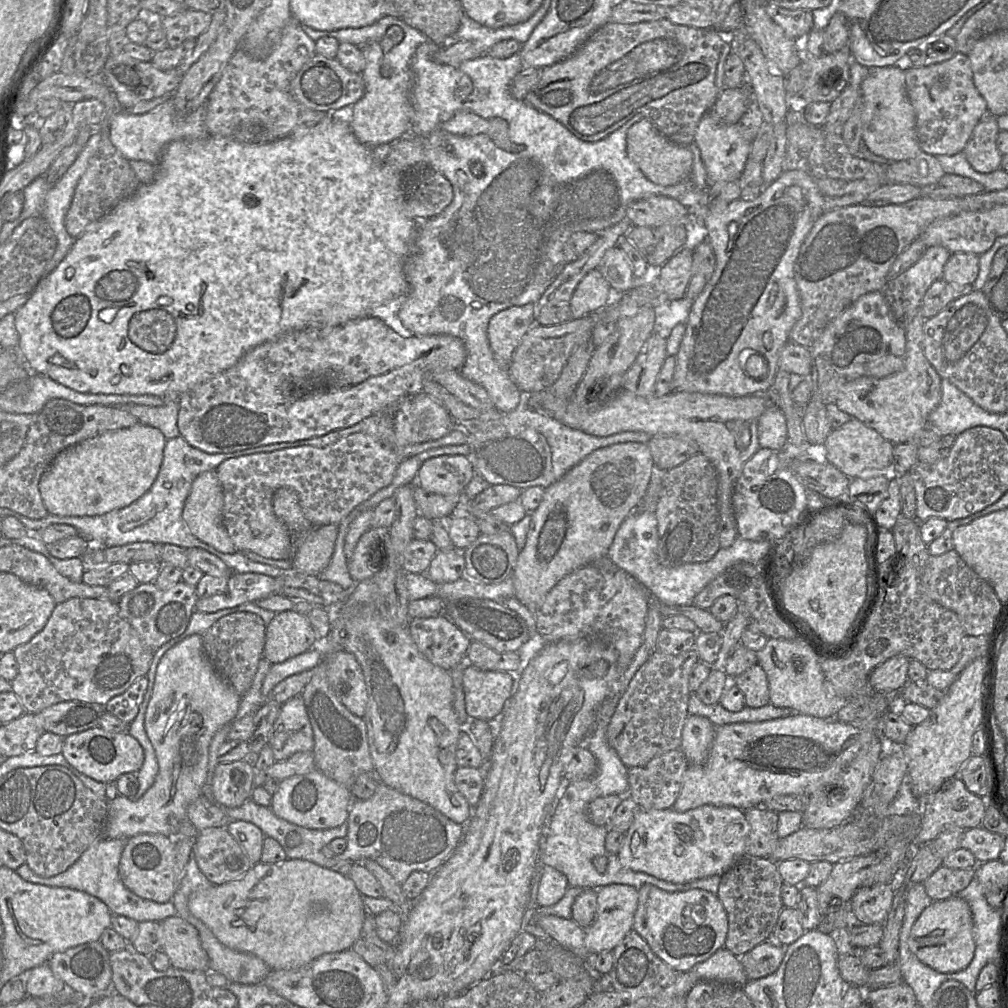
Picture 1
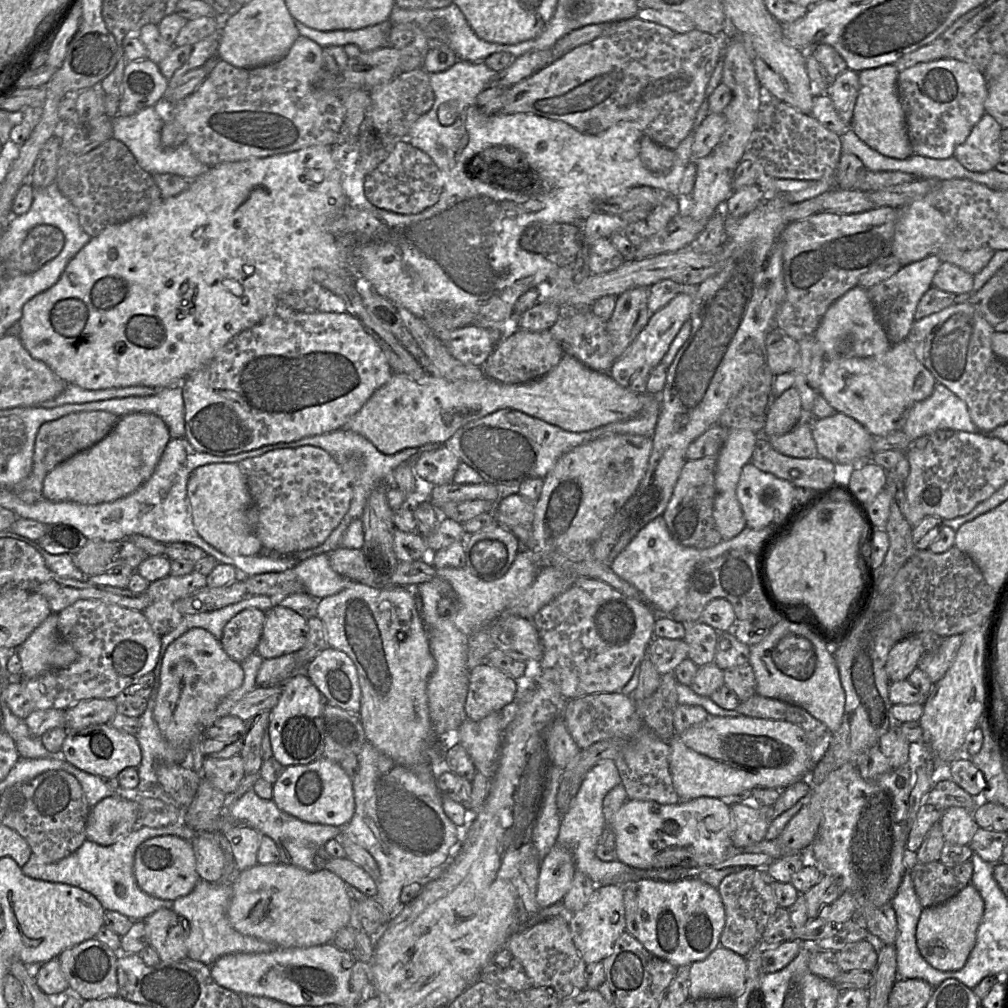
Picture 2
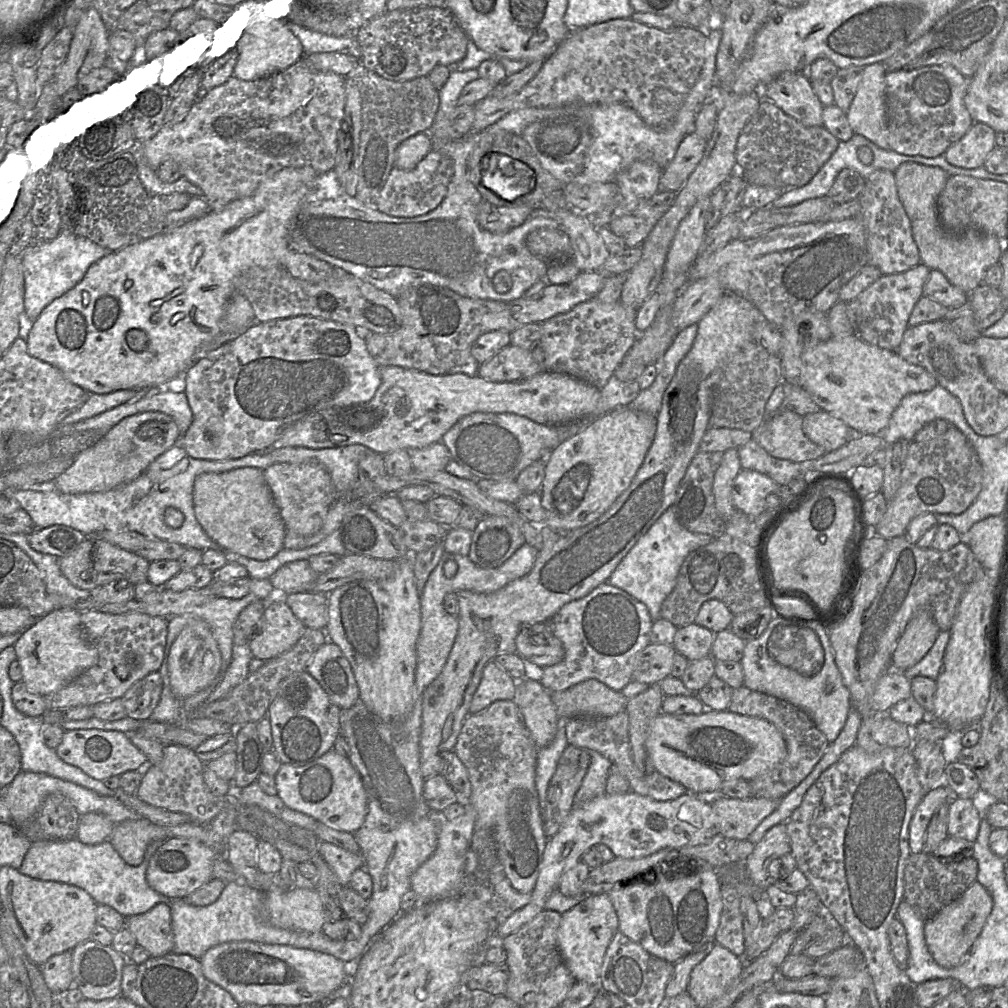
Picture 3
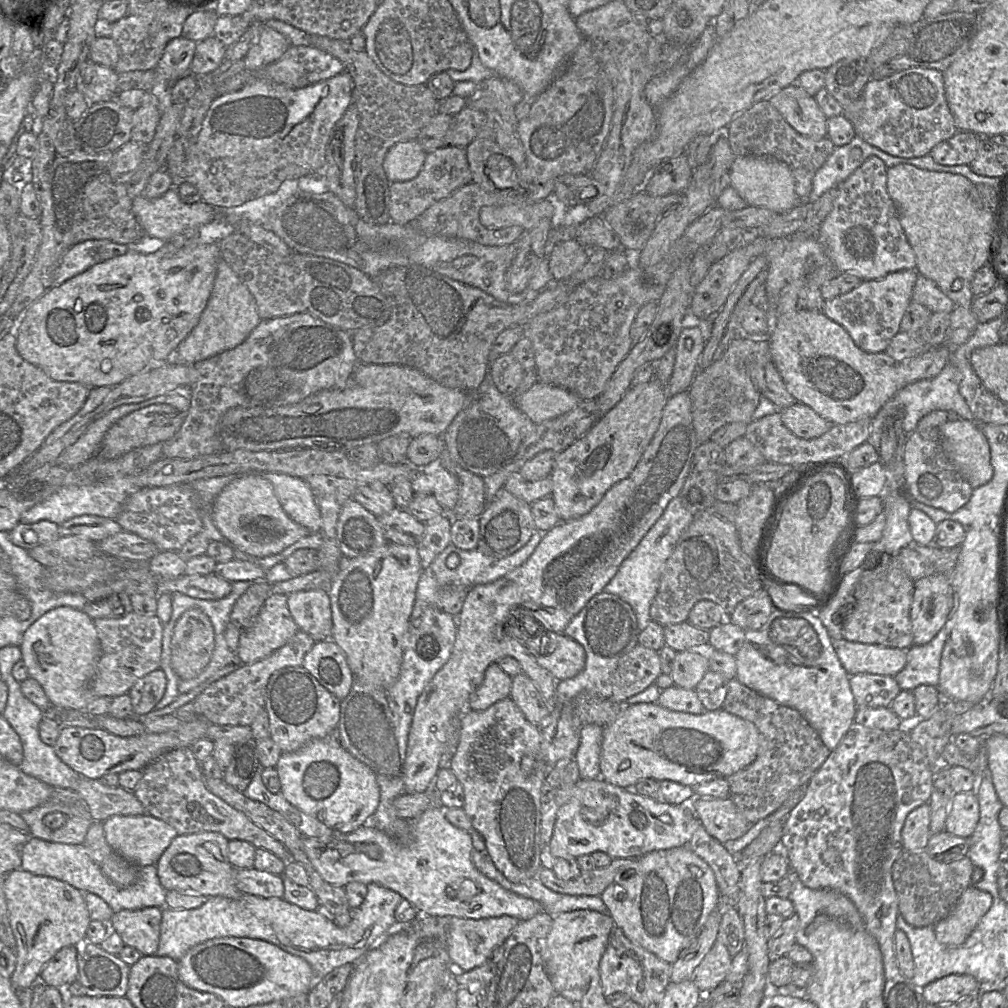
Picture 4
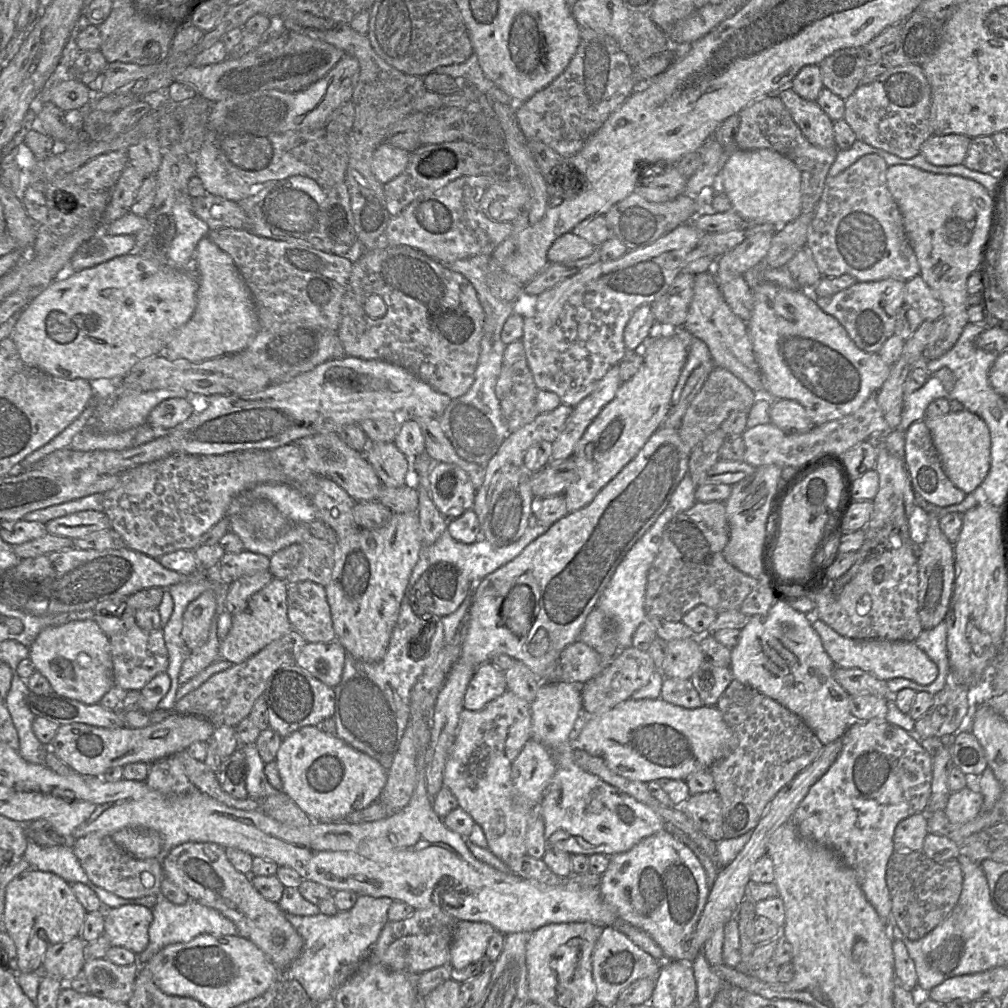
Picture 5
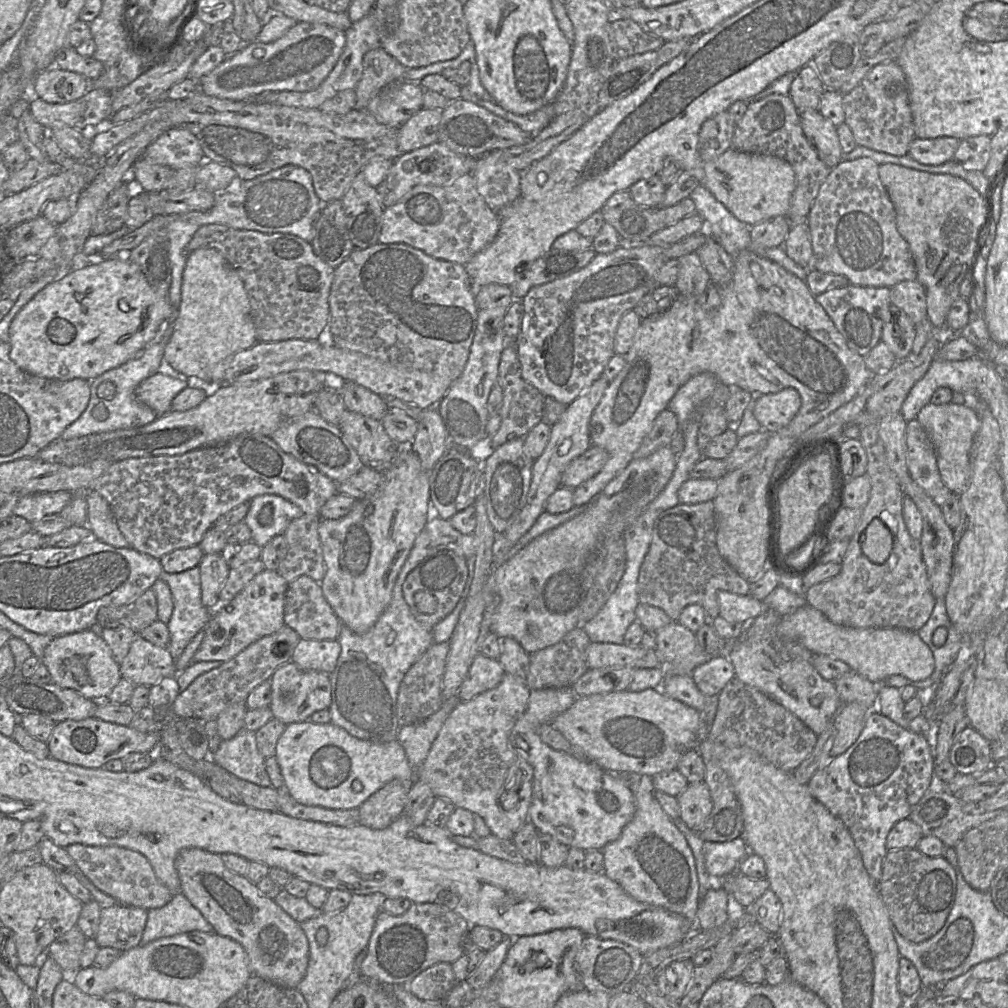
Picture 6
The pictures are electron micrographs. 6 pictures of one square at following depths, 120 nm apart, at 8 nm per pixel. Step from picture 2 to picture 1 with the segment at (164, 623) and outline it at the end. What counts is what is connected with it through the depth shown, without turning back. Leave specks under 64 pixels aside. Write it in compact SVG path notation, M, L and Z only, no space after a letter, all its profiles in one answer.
M180 581L167 589L158 588L155 583L139 583L133 590L117 600L120 616L137 632L142 643L156 651L169 640L181 635L187 628L195 611L196 586Z

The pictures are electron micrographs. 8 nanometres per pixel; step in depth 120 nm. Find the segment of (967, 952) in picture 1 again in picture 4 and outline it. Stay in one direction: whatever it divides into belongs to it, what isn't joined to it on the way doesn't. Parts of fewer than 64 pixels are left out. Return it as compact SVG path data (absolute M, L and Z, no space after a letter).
M970 885L947 917L934 925L936 939L948 947L965 942L992 905L992 896Z

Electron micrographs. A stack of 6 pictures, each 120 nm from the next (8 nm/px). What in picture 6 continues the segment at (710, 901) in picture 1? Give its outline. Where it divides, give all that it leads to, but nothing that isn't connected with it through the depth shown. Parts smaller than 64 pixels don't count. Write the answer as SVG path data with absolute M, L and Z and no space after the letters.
M627 775L631 776L628 787L634 794L636 811L619 838L601 850L604 856L603 872L635 900L678 913L692 921L696 928L700 884L692 850L685 836L655 798L651 777Z

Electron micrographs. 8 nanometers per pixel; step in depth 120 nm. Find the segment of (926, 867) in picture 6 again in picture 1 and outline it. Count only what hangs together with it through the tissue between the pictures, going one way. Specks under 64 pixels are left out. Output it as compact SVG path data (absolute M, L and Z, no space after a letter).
M941 865L923 883L932 901L943 901L964 890L975 876L975 868L952 869Z

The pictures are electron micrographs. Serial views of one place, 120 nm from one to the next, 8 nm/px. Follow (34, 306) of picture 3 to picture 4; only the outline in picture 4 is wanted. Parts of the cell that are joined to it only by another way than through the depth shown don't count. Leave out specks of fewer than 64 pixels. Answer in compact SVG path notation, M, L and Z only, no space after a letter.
M92 239L77 243L64 255L55 272L53 287L63 284L98 263L123 255L128 250L128 245L118 244L107 239Z

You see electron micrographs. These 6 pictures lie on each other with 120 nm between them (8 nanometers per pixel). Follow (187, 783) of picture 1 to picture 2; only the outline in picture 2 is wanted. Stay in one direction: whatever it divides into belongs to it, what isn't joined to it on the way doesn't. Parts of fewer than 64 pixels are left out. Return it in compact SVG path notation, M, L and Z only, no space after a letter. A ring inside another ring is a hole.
M191 628L168 646L162 660L160 686L153 717L169 744L177 751L188 753L192 757L192 761L186 760L180 765L201 771L201 762L204 760L202 742L206 739L204 717L213 711L227 694L241 687L243 680L241 665L232 660L223 650L220 641L203 628ZM118 795L104 798L98 804L96 804L94 807L91 808L90 814L88 816L87 824L86 824L87 840L93 841L93 842L95 842L95 843L97 843L99 845L102 845L102 846L110 846L110 845L114 844L120 838L122 838L122 837L126 836L127 834L129 834L136 827L144 827L144 826L138 826L139 816L140 816L140 805L135 799L126 799L126 798L122 798L122 797L118 796Z

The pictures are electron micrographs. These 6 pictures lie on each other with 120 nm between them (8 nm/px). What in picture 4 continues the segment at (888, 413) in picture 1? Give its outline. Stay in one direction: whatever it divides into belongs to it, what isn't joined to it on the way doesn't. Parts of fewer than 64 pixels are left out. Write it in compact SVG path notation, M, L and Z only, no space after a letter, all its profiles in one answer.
M795 310L772 321L768 337L772 361L787 390L798 401L812 408L832 424L846 424L862 418L873 418L898 391L913 382L936 377L949 363L951 347L940 345L903 361L897 361L885 352L869 353L860 349L840 324L822 311Z

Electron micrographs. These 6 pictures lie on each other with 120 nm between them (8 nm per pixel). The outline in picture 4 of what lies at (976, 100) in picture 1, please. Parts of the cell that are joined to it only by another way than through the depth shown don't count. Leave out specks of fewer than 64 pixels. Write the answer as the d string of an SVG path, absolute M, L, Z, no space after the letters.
M915 67L886 78L871 79L861 97L864 105L853 122L856 134L892 156L928 155L936 144L958 131L946 100L943 74L939 70Z

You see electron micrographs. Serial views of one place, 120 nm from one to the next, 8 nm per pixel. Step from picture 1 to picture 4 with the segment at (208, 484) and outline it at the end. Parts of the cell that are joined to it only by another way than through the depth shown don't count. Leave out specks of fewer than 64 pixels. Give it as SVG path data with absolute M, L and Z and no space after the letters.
M257 473L243 474L222 489L213 503L213 520L224 537L239 549L257 557L280 553L310 534L305 526L286 514L271 482Z

